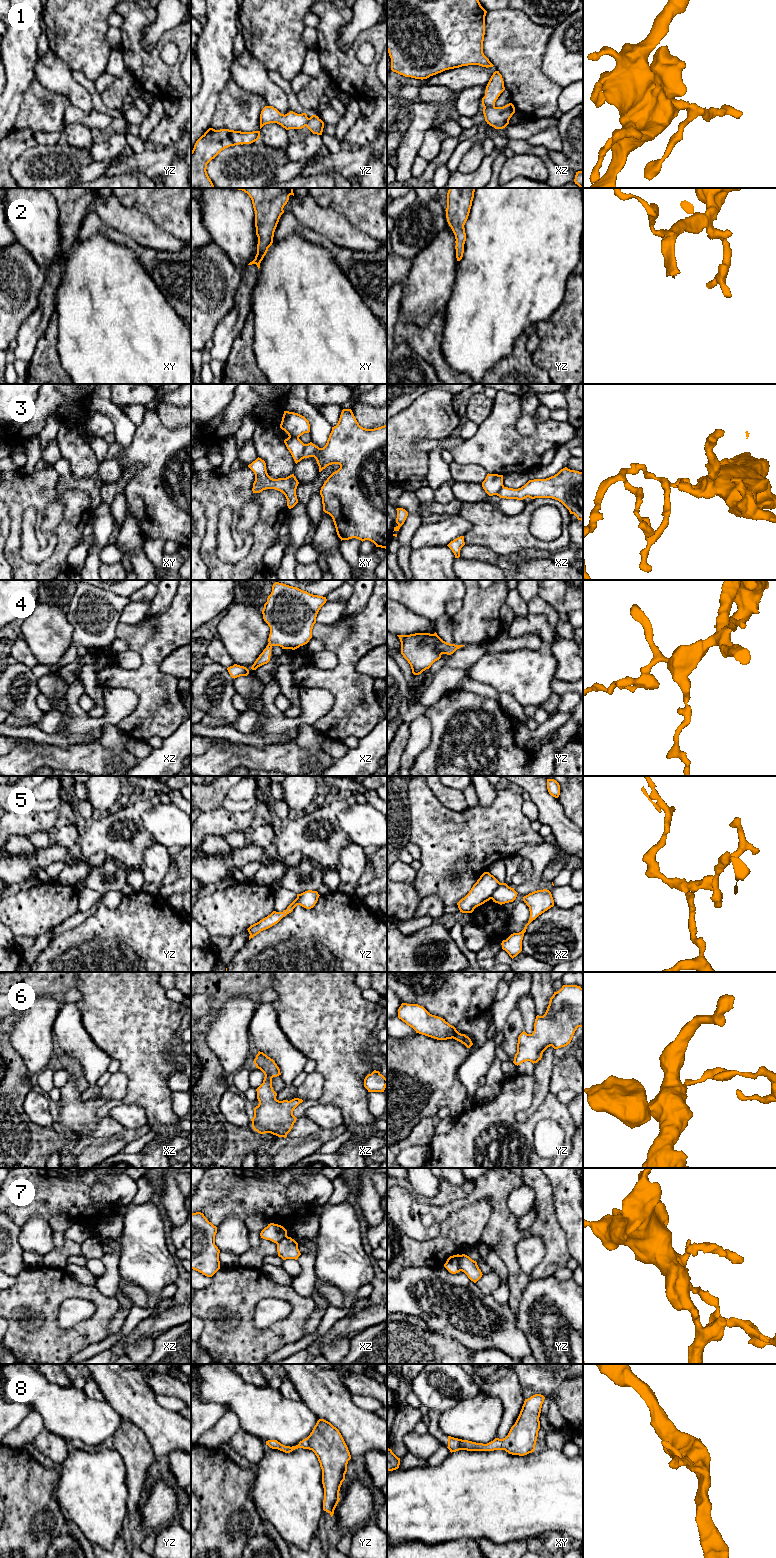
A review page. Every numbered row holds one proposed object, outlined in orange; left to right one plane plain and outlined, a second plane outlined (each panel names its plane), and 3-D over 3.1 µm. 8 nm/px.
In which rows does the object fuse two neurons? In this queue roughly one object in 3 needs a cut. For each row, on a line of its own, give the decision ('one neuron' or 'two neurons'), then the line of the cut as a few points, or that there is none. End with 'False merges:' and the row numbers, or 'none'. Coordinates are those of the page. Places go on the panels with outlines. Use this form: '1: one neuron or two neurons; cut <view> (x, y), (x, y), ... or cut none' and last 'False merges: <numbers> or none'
1: two neurons; cut xz (494, 105), (484, 107)
2: one neuron; cut none
3: two neurons; cut xy (305, 444), (302, 458)
4: one neuron; cut none
5: two neurons; cut xz (500, 883), (490, 898)
6: one neuron; cut none
7: two neurons; cut yz (461, 1255), (459, 1270)
8: one neuron; cut none
False merges: 1, 3, 5, 7

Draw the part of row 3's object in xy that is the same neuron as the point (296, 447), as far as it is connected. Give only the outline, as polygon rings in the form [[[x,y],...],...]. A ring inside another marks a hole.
[[[288,437],[284,443],[297,464],[303,459],[305,444],[298,437]]]

